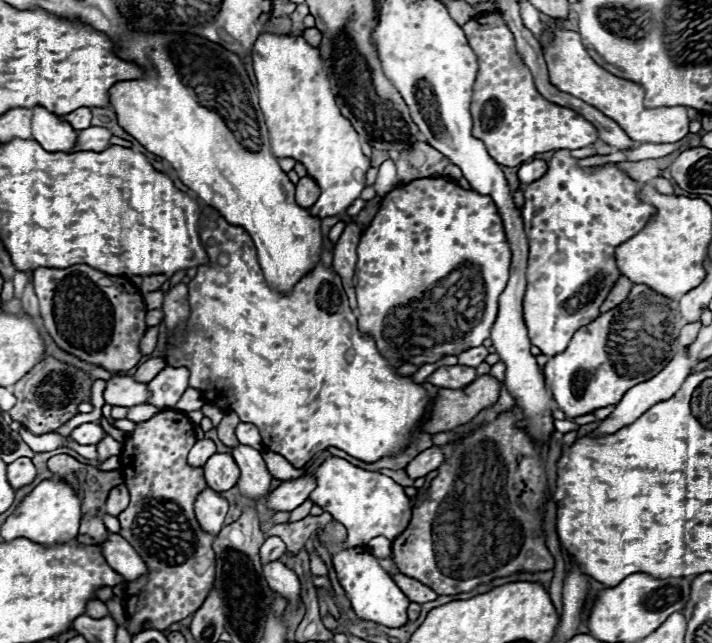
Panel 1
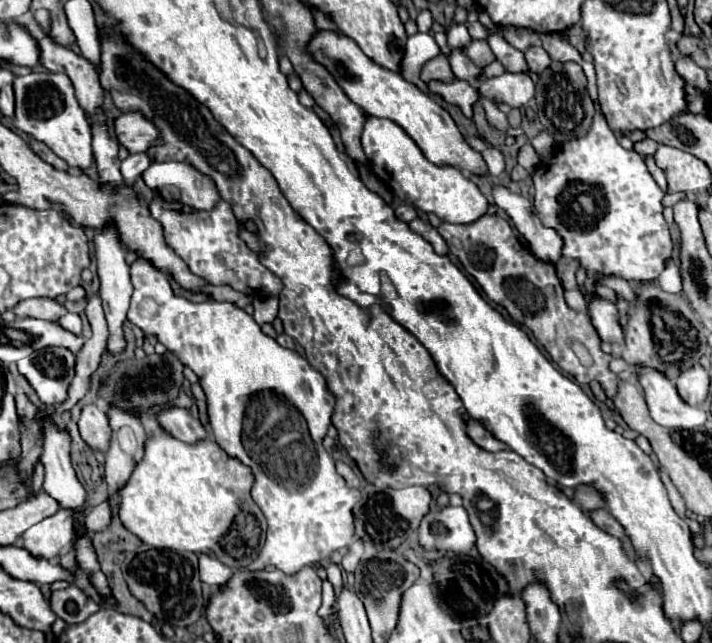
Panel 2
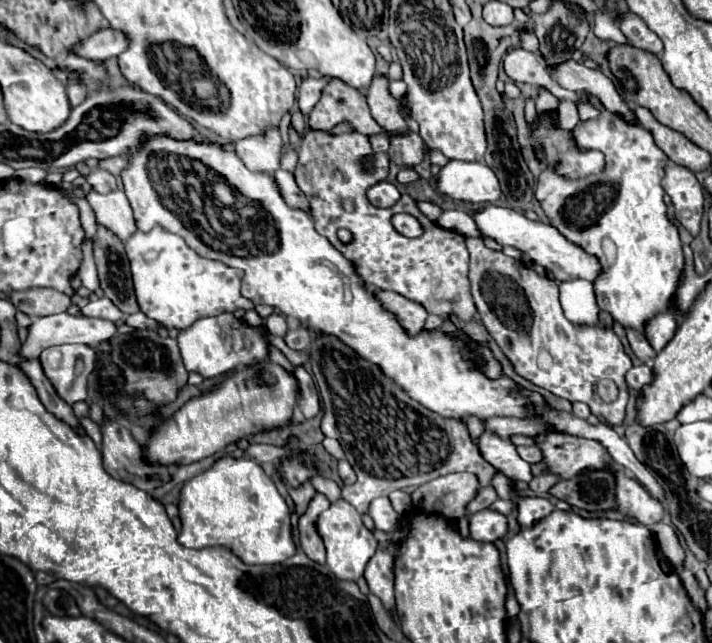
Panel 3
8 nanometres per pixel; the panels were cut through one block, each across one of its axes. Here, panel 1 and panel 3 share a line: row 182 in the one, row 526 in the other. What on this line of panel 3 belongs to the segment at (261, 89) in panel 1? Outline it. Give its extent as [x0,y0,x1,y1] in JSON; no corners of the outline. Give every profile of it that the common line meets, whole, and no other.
[316,500,378,582]

